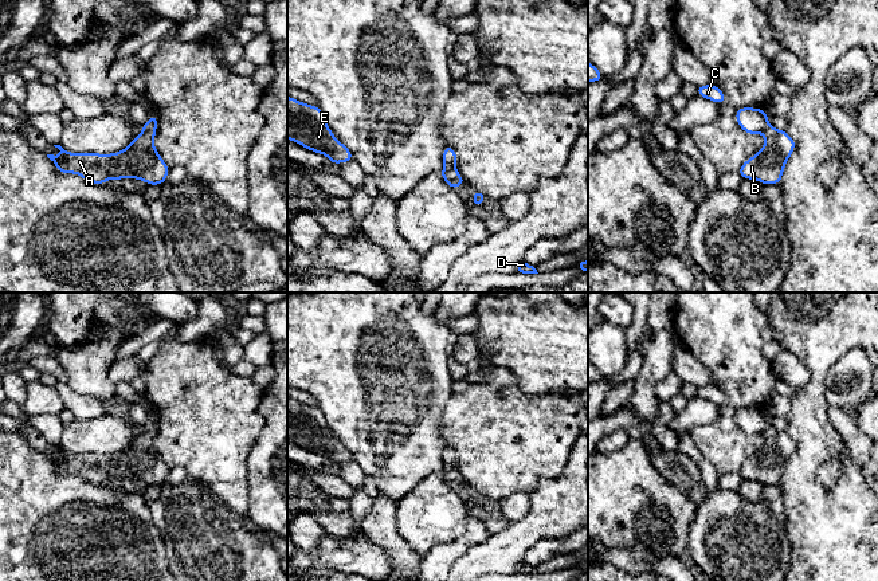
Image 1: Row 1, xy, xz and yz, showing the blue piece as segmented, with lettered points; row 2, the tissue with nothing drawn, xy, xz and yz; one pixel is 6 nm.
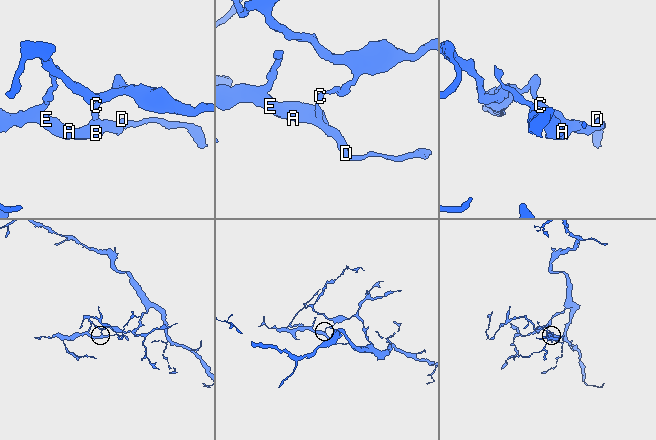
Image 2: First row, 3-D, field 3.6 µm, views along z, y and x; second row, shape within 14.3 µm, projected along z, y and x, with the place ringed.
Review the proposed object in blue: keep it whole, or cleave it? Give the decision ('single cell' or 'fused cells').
fused cells

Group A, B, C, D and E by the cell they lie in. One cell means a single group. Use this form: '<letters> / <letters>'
A B D E / C

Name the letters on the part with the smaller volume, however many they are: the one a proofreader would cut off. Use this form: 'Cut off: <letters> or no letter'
Cut off: A, B, D, E

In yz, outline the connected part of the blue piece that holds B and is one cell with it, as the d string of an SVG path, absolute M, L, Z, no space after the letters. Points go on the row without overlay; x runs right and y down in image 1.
M773 427L765 431L764 439L764 447L741 466L738 474L742 479L756 480L764 486L780 486L796 443L785 431L777 431Z

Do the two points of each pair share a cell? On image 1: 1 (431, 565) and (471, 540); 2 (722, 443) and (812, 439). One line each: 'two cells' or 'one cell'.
1: one cell
2: two cells

